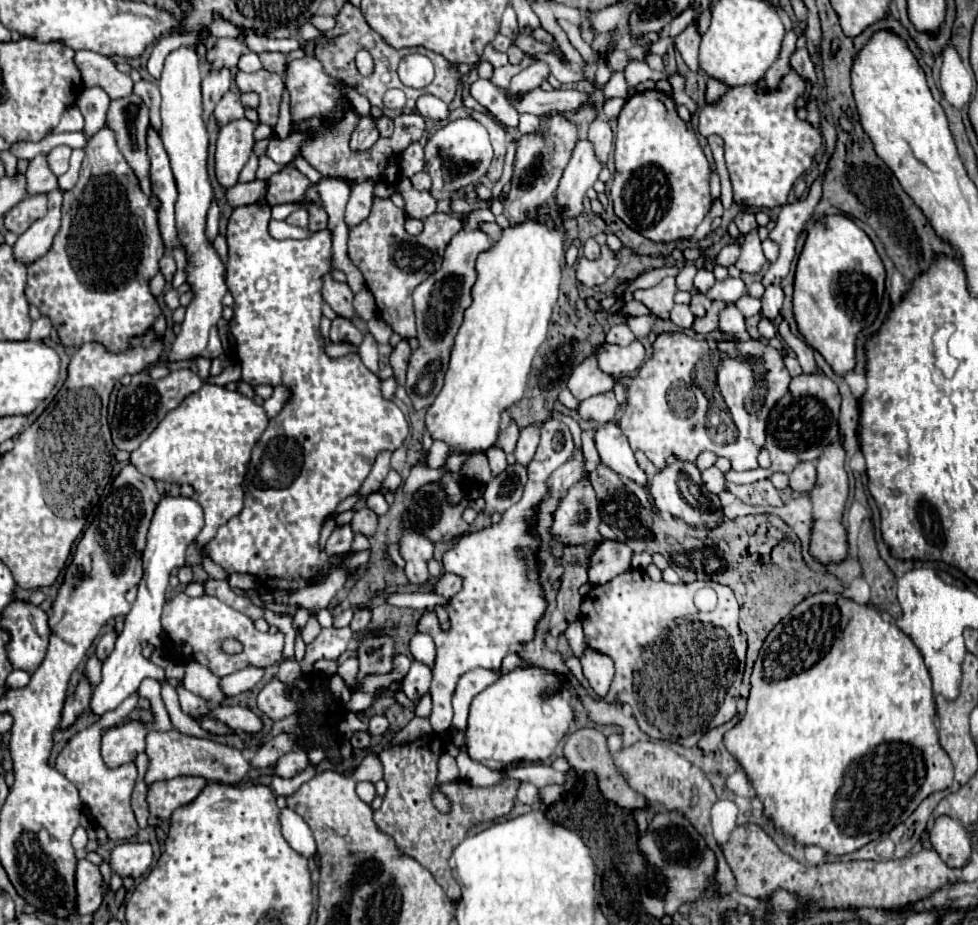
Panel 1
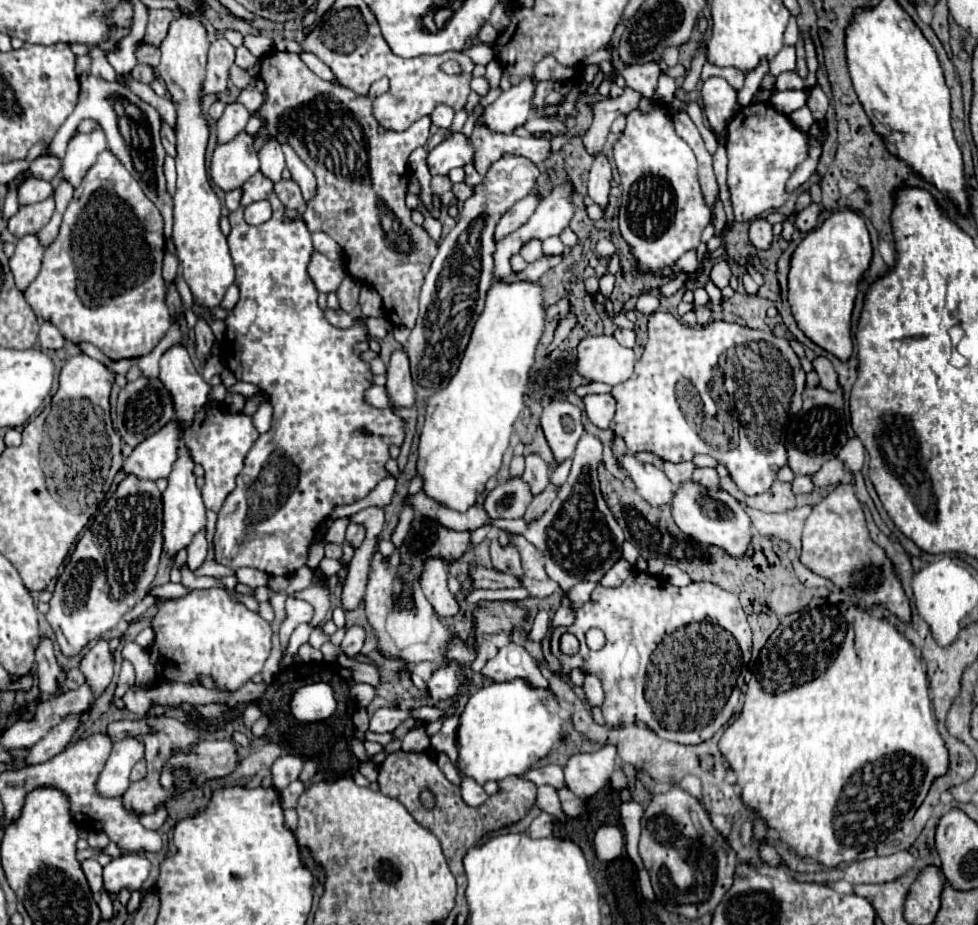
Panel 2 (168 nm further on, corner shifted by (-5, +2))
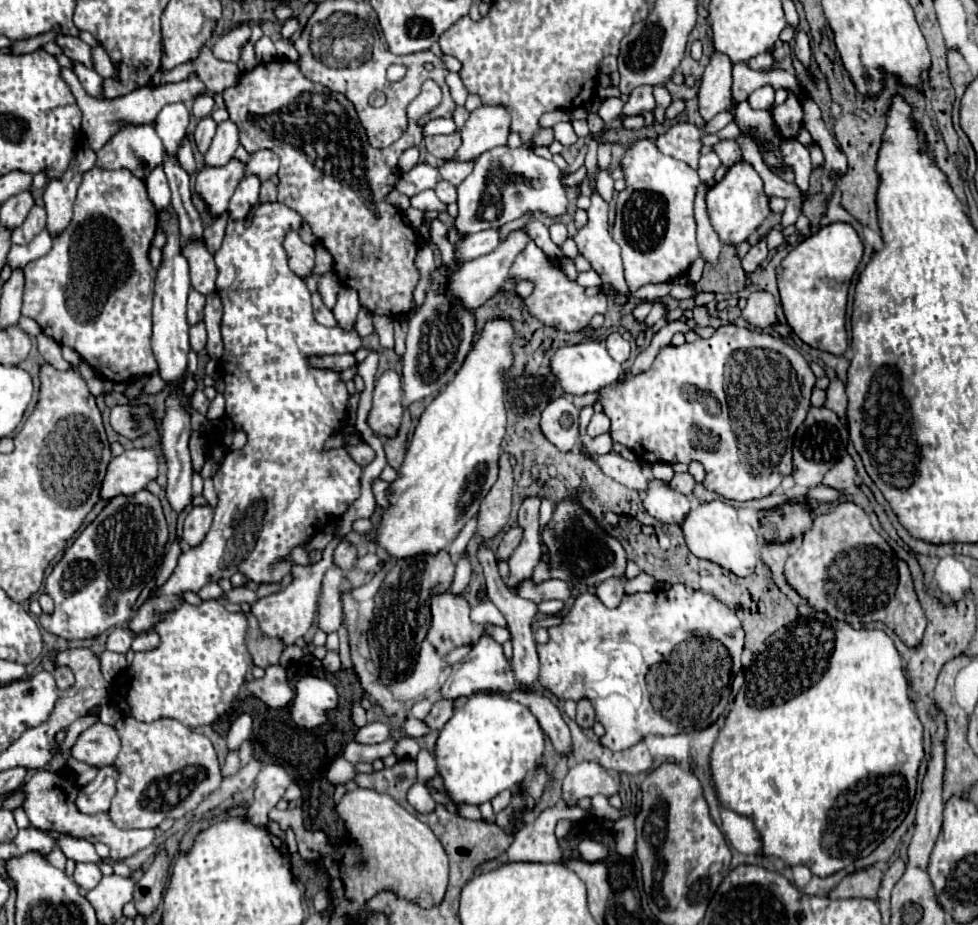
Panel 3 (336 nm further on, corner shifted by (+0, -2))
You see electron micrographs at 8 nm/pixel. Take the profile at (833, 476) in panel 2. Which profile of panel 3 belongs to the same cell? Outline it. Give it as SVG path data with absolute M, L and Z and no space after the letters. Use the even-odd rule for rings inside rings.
M846 455L824 475L822 483L834 489L840 489L840 491L848 491L856 485L854 479L856 479L856 465L854 465L854 459Z

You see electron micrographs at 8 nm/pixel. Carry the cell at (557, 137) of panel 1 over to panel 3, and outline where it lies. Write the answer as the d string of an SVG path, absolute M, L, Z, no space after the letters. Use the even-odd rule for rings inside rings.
M488 229L488 231L474 233L474 235L466 235L454 247L456 261L458 263L468 263L468 261L478 259L482 255L488 255L498 247L498 243L500 243L500 235L498 235L496 229Z

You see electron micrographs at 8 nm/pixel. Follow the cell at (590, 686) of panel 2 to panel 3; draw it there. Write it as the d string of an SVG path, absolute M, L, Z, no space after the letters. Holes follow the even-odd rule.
M588 699L578 701L578 713L576 713L576 723L580 729L592 729L594 725L594 709Z

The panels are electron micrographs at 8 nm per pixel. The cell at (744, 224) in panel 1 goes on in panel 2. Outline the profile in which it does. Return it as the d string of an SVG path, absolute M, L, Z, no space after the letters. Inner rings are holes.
M757 217L751 221L749 227L749 239L757 249L767 249L773 241L773 233L771 233L771 223L767 223L763 217Z

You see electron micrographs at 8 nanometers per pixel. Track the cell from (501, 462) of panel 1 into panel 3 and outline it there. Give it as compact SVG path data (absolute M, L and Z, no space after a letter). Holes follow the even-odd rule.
M472 519L472 521L470 521L470 523L460 531L460 535L458 535L450 545L448 545L446 550L453 559L458 559L466 550L466 545L468 545L470 537L474 535L474 531L476 531L476 519Z

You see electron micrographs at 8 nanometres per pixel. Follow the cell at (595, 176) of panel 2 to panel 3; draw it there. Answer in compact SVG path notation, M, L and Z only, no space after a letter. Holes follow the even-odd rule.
M592 193L588 223L576 233L574 241L578 245L580 255L584 255L590 261L592 269L600 275L604 283L608 283L612 289L624 295L630 295L624 279L620 247L616 245L608 231L608 203L598 193Z

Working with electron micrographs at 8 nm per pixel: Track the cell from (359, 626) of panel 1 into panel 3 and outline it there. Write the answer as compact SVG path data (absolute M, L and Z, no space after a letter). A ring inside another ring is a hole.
M326 653L326 657L322 659L322 669L326 673L336 673L340 669L340 657L338 657L338 653Z

